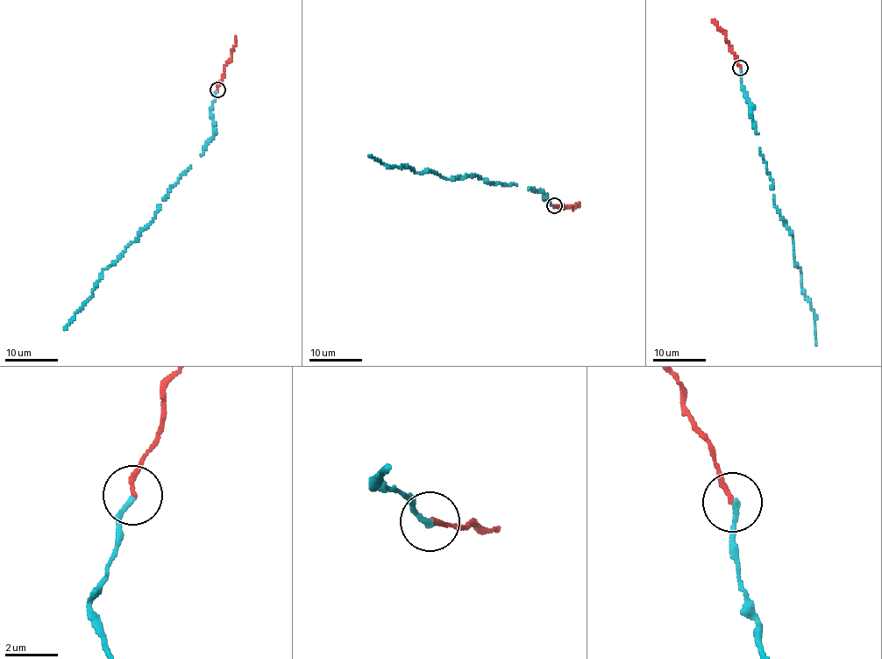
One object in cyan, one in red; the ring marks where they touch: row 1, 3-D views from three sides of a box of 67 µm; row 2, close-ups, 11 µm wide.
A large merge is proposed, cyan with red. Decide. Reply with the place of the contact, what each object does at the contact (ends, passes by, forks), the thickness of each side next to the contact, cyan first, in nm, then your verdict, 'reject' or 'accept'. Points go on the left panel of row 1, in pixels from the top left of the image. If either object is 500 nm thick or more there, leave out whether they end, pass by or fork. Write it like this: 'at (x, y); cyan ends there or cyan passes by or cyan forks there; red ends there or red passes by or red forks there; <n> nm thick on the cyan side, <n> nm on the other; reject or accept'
at (217, 89); cyan ends there; red ends there; 190 nm thick on the cyan side, 180 nm on the other; accept

